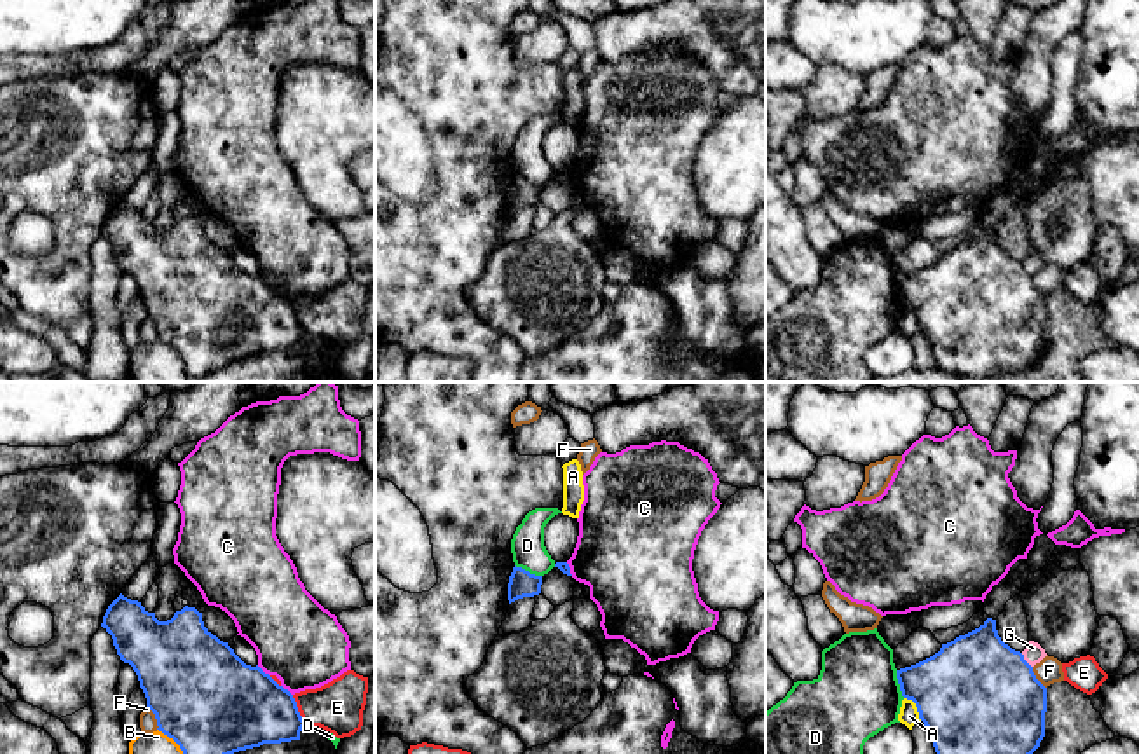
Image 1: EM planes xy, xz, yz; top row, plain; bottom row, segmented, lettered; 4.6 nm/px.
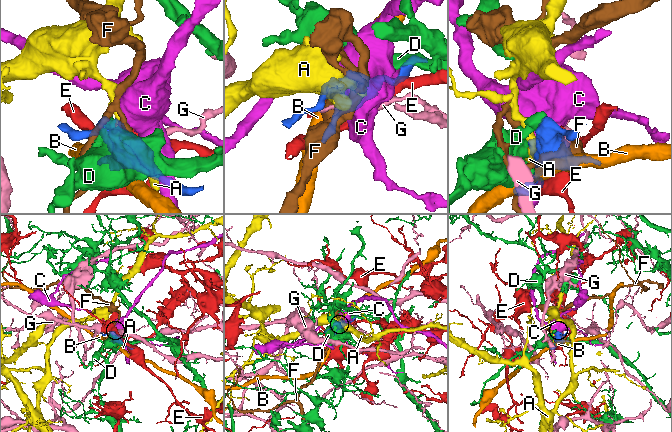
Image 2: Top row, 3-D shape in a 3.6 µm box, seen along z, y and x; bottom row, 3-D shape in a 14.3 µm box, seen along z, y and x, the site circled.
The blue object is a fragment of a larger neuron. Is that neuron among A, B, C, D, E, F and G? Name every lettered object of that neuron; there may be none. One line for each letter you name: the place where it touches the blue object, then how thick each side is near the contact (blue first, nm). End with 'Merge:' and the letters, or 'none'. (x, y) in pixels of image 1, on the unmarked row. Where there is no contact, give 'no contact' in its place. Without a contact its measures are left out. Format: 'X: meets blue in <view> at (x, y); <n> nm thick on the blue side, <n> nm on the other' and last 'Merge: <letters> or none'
Merge: none

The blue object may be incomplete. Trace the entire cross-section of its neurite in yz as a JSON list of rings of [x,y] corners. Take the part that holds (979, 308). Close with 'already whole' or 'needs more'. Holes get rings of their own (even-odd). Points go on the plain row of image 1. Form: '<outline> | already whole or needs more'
[[[1019,168],[1008,183],[986,204],[982,218],[989,227],[979,237],[942,253],[933,265],[897,279],[902,305],[916,312],[919,328],[928,337],[940,370],[959,374],[961,377],[991,377],[1001,372],[1017,372],[1031,365],[1045,346],[1047,297],[1036,288],[1024,264],[1005,253],[996,239],[998,225],[1006,211],[1020,202],[1029,183],[1026,168]]] | needs more

